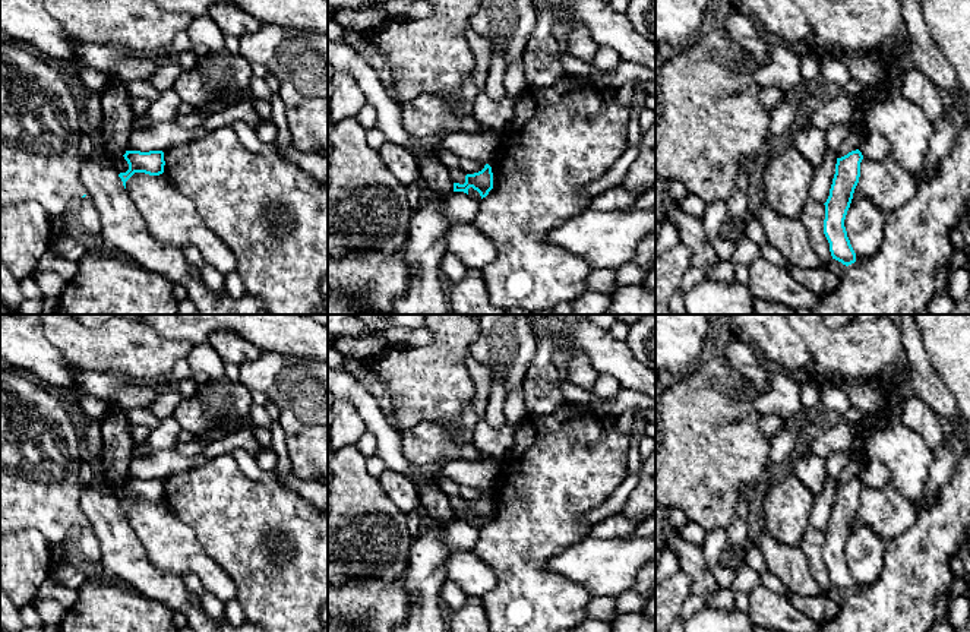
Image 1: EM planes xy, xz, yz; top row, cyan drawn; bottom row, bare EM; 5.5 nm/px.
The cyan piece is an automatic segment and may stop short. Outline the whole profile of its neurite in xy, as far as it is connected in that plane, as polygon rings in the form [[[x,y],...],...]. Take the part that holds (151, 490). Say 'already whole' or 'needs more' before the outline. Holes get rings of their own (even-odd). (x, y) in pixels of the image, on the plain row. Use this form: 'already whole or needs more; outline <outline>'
already whole; outline [[[126,478],[123,484],[129,492],[129,497],[126,500],[119,502],[124,516],[126,516],[126,509],[135,500],[145,500],[149,503],[159,503],[164,500],[165,489],[162,478],[149,478],[149,480]]]

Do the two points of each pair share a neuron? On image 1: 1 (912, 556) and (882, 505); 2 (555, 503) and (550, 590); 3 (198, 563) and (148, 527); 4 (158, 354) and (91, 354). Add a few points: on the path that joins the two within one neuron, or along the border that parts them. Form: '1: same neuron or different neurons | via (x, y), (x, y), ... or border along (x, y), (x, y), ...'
1: different neurons | border along (919, 512), (909, 527), (885, 542)
2: same neuron | via (533, 525), (518, 540), (518, 561), (528, 571)
3: same neuron | via (186, 558), (160, 533)
4: same neuron | via (142, 354), (107, 354)

